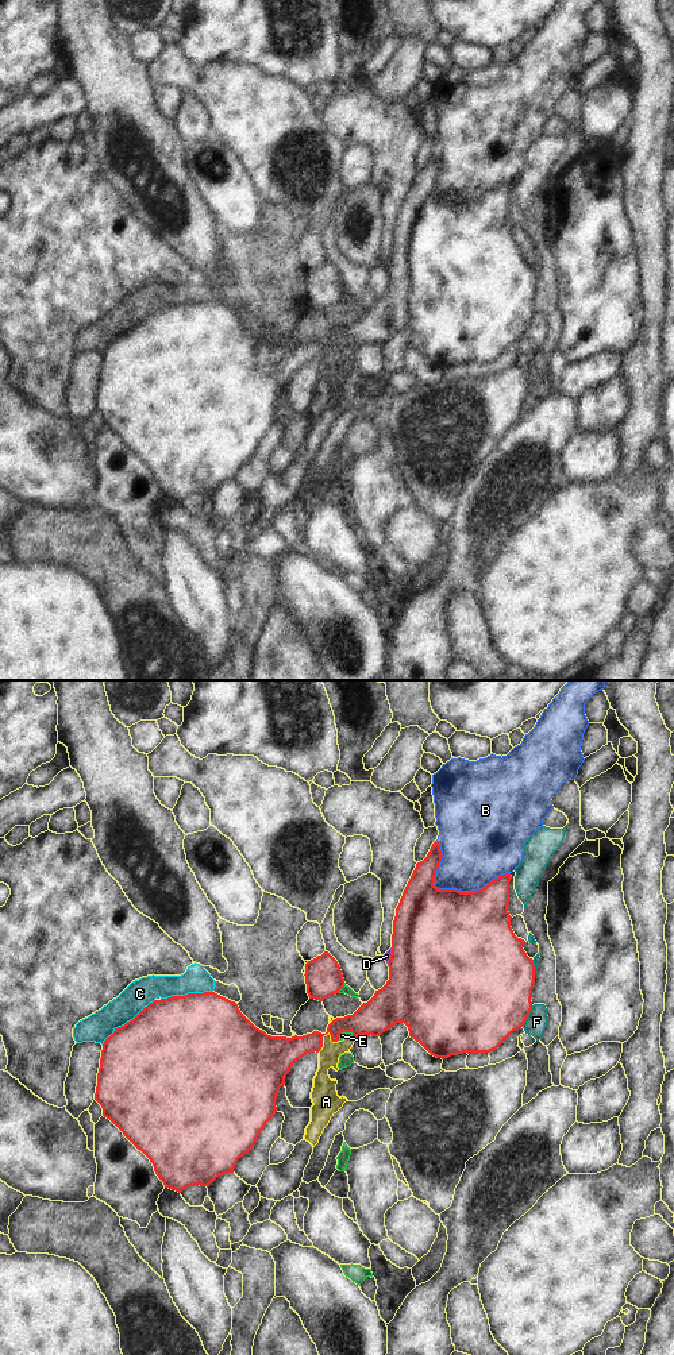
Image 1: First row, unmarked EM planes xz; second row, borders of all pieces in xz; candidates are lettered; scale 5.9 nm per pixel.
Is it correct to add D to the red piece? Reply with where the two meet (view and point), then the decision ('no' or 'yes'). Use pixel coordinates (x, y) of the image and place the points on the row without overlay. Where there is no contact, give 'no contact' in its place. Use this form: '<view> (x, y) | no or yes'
xz (391, 265) | no

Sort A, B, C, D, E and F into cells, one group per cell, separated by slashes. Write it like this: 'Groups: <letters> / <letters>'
Groups: A D / B / C / E / F

